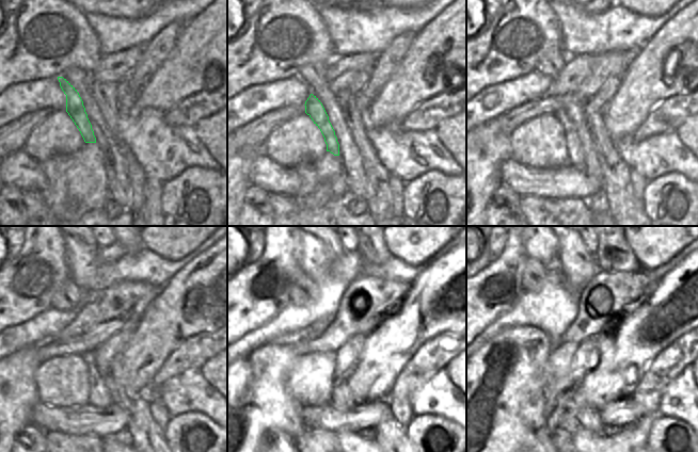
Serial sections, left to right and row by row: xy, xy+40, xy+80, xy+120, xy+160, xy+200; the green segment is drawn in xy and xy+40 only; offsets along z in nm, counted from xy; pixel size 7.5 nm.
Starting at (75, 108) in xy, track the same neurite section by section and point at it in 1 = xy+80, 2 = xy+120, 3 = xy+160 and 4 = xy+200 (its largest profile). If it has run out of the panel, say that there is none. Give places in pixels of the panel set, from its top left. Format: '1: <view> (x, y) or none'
1: xy+80 (575, 158)
2: xy+120 (99, 394)
3: xy+160 (342, 399)
4: xy+200 (589, 418)

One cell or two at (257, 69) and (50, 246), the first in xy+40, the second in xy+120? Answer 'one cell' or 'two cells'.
one cell

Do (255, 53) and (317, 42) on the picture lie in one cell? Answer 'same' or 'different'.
same

